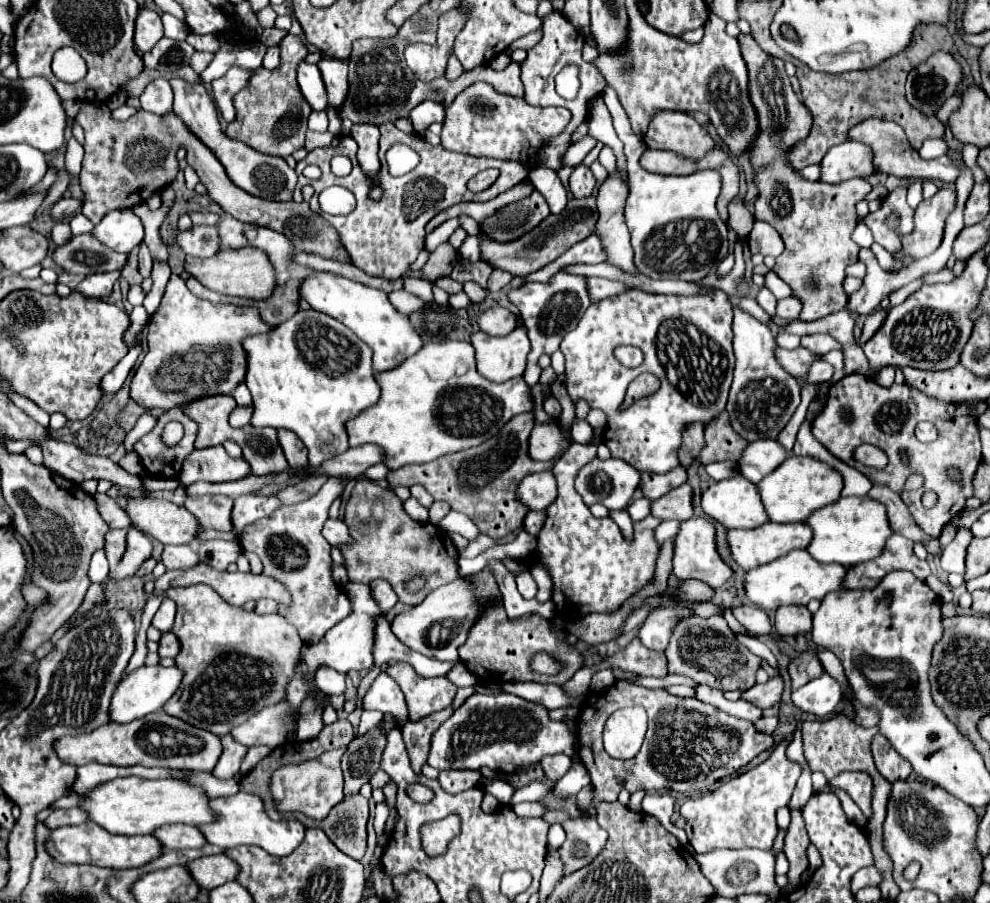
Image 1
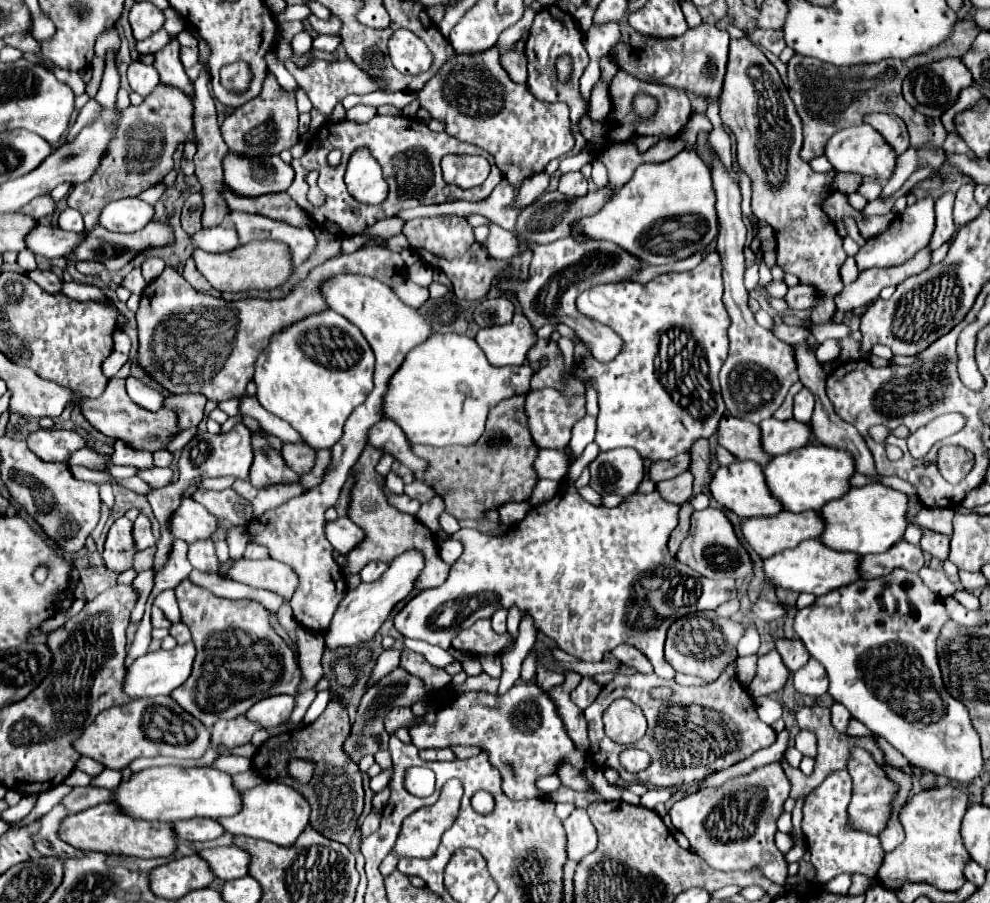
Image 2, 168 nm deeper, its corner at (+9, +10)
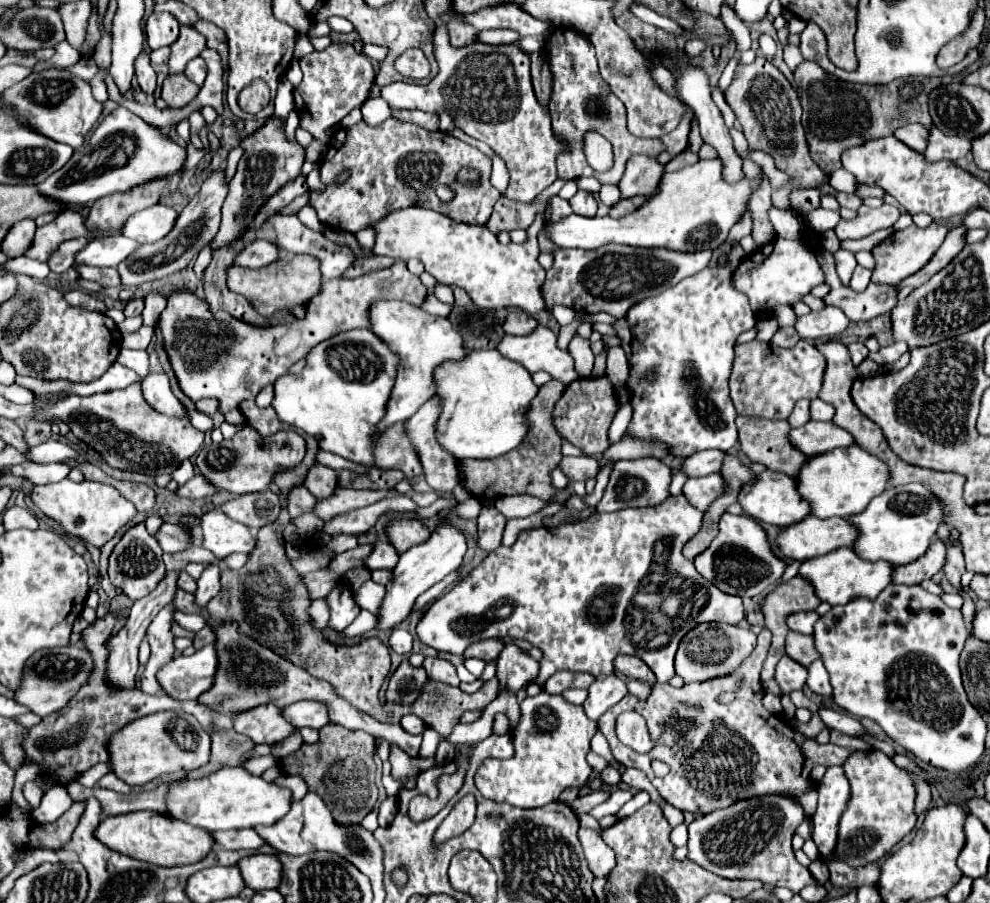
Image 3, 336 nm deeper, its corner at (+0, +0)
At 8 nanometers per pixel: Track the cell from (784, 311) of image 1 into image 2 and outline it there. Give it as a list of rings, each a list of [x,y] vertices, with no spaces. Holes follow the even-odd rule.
[[[796,285],[788,289],[788,293],[784,295],[784,301],[788,303],[790,311],[802,311],[802,309],[810,309],[818,301],[818,297],[816,297],[814,287]]]

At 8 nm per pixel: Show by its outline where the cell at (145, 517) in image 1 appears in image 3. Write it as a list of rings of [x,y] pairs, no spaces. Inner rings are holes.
[[[219,509],[201,517],[201,529],[205,535],[203,547],[213,551],[217,559],[225,559],[231,553],[251,553],[257,543],[257,537],[243,523],[229,519]]]

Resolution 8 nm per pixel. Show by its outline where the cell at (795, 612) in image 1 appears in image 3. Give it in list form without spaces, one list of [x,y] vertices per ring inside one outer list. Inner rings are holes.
[[[793,577],[789,579],[787,583],[779,583],[771,593],[767,593],[759,605],[759,611],[765,615],[765,627],[772,633],[771,645],[767,653],[763,665],[763,671],[761,671],[761,679],[763,681],[769,681],[771,677],[775,675],[775,665],[779,663],[779,659],[785,655],[785,640],[789,632],[789,627],[785,623],[785,619],[791,615],[791,613],[797,613],[797,611],[811,611],[811,609],[817,609],[821,603],[821,599],[815,595],[815,589],[811,587],[811,583],[807,583],[805,579],[799,579],[799,577]]]

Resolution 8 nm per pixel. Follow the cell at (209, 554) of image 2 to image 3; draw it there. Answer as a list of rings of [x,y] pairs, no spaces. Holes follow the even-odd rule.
[[[209,565],[197,579],[197,591],[195,591],[197,607],[205,607],[219,593],[219,573],[221,573],[219,565]]]

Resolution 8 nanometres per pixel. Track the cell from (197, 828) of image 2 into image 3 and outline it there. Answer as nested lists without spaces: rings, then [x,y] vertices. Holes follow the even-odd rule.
[[[231,829],[231,831],[217,831],[213,833],[215,843],[223,845],[225,849],[259,849],[267,845],[263,837],[257,835],[253,829]]]

